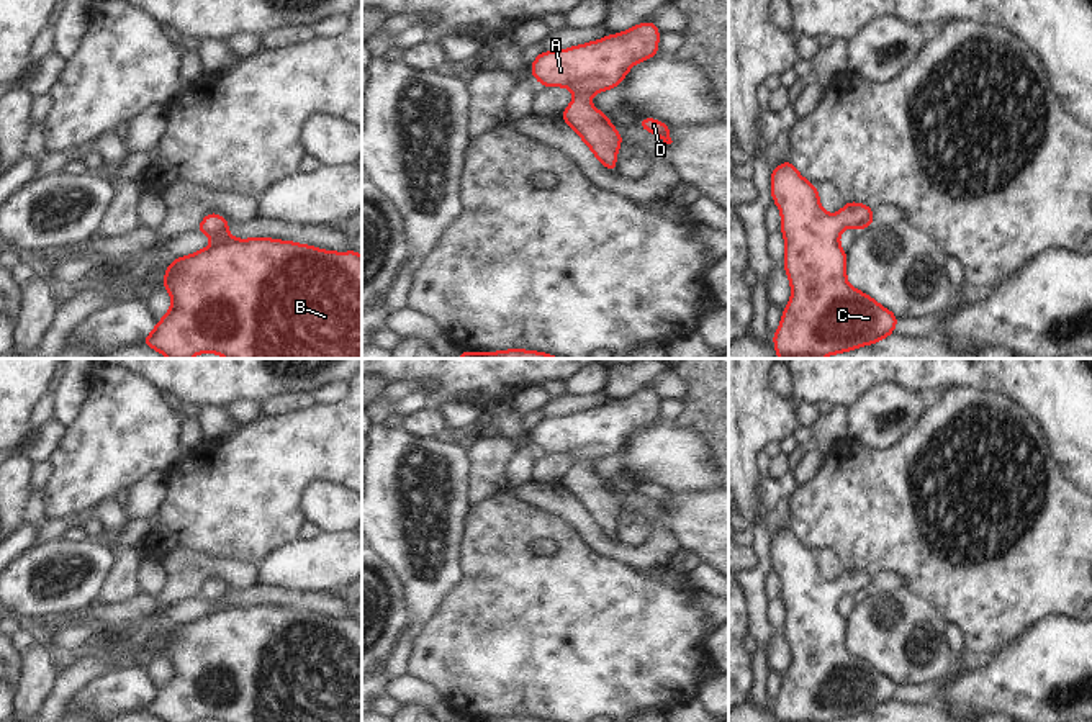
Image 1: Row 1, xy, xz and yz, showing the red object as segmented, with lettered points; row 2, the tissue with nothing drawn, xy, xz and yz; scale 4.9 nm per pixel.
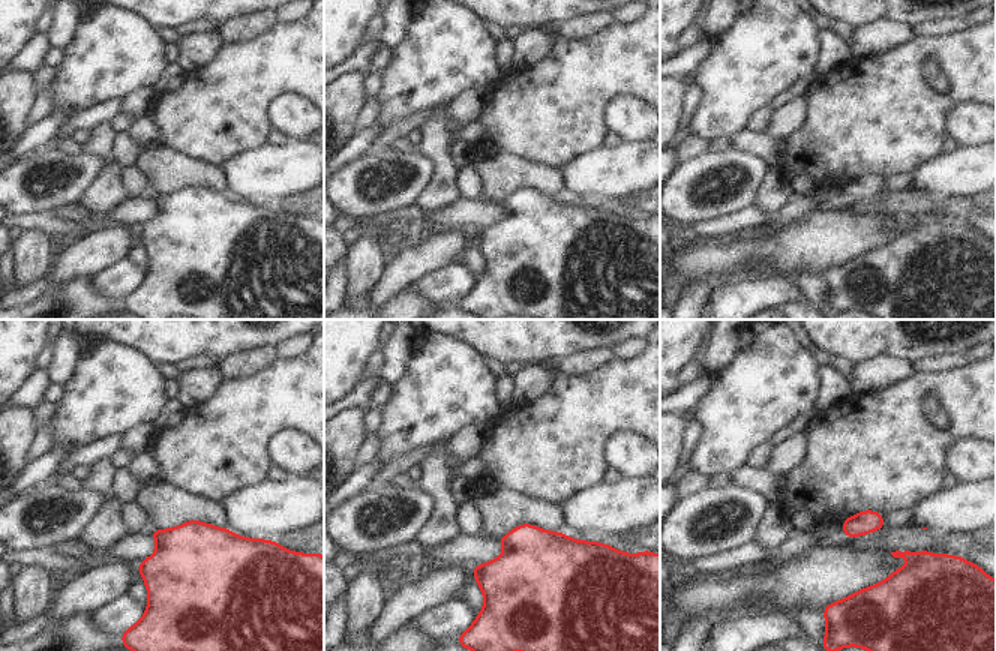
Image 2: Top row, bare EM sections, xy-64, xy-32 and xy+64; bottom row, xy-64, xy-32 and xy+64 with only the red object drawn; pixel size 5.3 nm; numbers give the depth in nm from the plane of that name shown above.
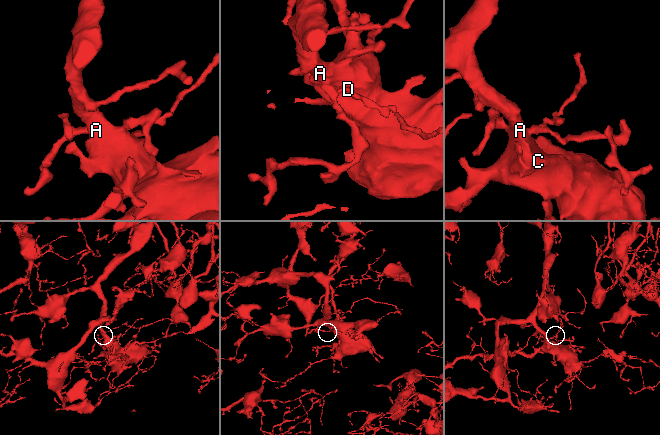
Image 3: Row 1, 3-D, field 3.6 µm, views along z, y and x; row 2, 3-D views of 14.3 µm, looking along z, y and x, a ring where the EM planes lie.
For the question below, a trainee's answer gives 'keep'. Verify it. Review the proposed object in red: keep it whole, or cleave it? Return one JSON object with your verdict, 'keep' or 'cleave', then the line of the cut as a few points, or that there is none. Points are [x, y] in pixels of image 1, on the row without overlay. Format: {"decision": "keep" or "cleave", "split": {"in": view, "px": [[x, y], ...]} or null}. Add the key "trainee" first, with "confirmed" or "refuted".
{"trainee": "confirmed", "decision": "keep", "split": null}

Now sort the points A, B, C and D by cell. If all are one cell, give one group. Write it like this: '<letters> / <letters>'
A B C D

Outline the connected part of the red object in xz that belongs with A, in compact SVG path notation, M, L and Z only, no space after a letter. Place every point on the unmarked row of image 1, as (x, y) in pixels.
M643 388L624 399L588 411L540 419L530 431L534 445L544 455L566 454L575 460L575 467L560 485L611 539L617 539L616 522L624 509L622 501L607 481L589 470L589 465L598 458L622 452L632 432L658 421L660 403L655 390Z

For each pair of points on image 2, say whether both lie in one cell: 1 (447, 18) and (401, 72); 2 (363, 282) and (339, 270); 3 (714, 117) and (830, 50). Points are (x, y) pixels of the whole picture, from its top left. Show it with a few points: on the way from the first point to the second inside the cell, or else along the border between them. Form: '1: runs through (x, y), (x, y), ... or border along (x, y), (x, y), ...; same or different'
1: runs through (441, 32), (414, 59); same
2: border along (344, 257), (345, 296); different
3: border along (819, 30), (818, 77); different

